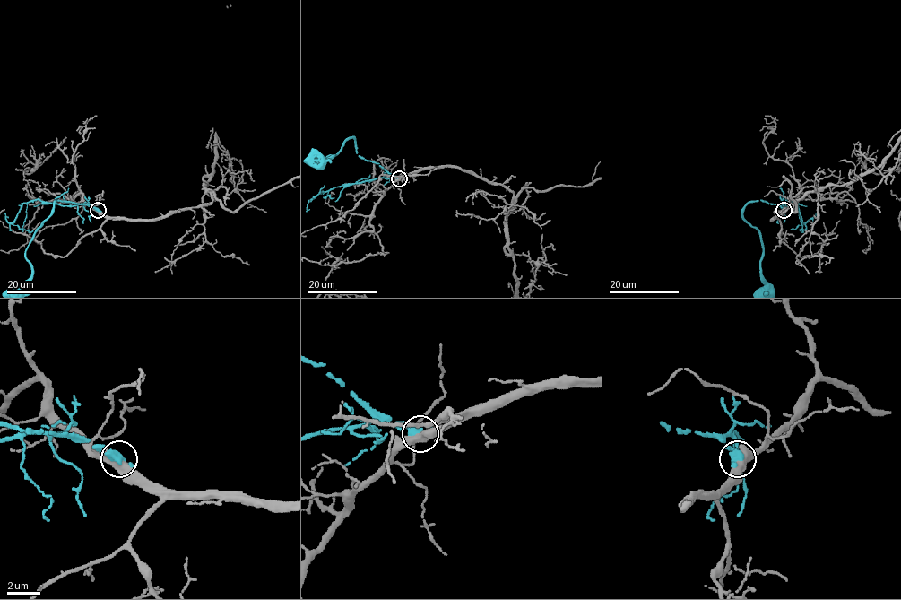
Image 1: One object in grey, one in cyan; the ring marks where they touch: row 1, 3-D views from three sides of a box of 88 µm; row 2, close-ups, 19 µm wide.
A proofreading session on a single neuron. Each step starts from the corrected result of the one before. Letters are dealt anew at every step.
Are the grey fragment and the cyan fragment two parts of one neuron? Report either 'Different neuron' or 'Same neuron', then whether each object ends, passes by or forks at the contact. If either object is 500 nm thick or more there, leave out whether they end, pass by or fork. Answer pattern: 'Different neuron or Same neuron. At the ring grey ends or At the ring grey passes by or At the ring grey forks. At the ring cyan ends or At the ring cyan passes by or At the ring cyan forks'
Different neuron

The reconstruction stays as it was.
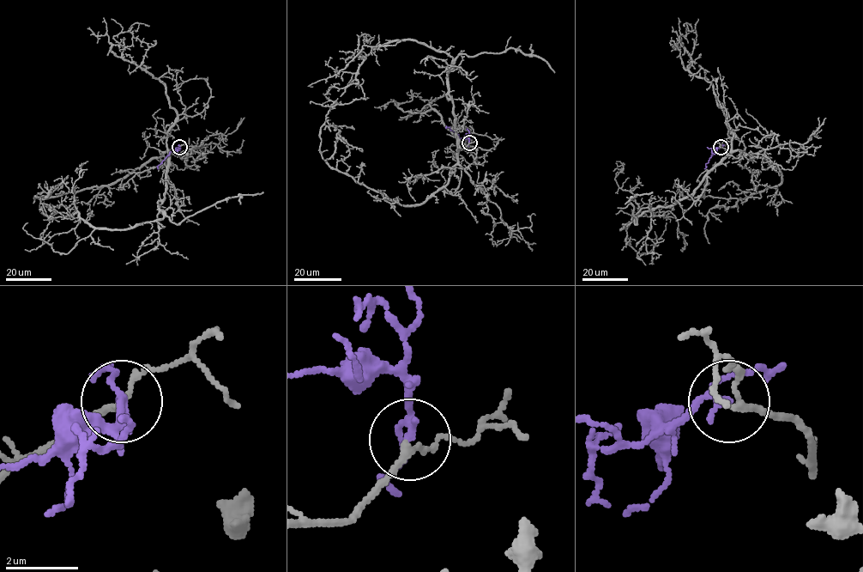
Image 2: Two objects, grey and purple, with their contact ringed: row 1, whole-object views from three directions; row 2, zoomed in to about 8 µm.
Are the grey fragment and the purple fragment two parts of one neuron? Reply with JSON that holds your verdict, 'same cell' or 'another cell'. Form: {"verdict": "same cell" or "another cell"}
{"verdict": "another cell"}

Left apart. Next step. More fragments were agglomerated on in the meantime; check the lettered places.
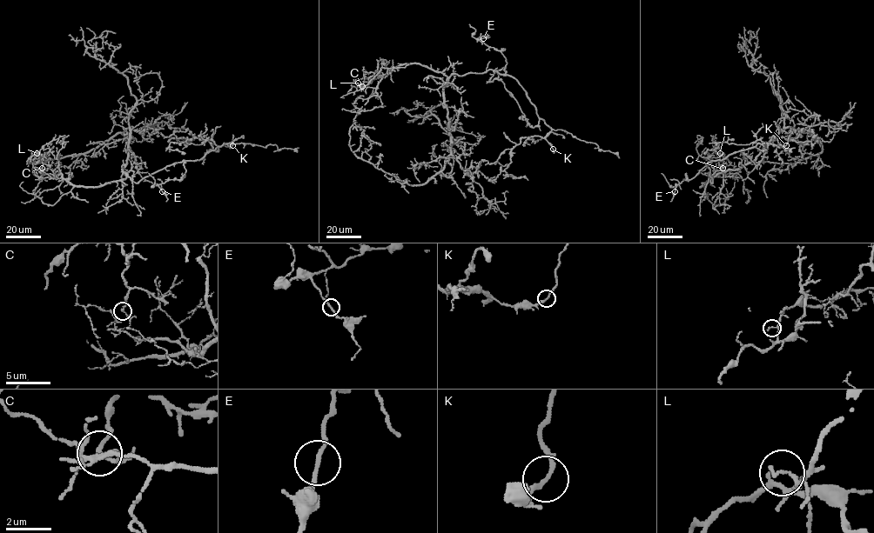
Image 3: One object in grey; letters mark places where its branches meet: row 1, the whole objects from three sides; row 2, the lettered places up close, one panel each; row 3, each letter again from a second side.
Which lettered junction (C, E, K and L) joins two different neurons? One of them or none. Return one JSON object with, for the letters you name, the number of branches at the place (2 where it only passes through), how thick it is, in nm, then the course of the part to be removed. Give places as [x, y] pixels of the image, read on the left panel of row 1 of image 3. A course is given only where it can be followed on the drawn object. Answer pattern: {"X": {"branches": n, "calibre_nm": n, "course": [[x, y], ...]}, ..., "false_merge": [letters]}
{"C": {"branches": 2, "calibre_nm": 130, "course": [[42, 169], [40, 149], [65, 136]]}, "false_merge": ["C"]}

